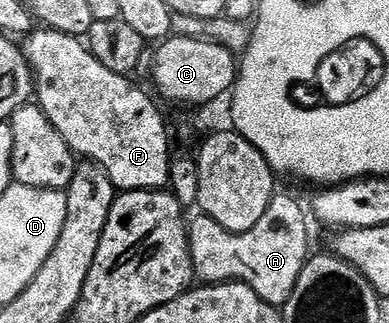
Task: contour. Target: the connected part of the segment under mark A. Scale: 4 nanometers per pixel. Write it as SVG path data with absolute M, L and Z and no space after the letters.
M275 194L271 198L263 218L259 218L259 222L255 222L255 226L251 226L251 230L246 232L228 232L210 216L197 214L187 224L194 277L205 286L240 282L255 290L255 294L259 294L263 302L274 306L285 305L311 255L310 217L307 212L306 216L295 197L281 194Z

